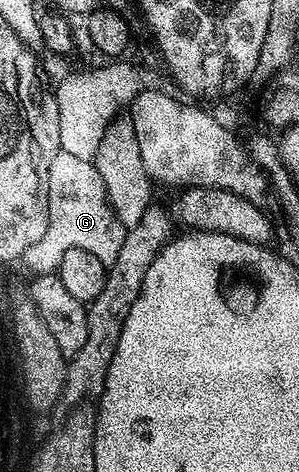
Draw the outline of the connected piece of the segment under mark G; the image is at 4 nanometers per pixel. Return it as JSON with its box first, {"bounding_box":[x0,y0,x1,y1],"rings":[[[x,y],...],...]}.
{"bounding_box":[23,151,123,268],"rings":[[[59,151],[47,171],[47,184],[59,194],[49,210],[44,236],[23,254],[25,268],[31,264],[31,254],[59,254],[64,259],[65,252],[71,248],[85,248],[99,256],[105,264],[115,261],[123,243],[122,237],[115,232],[117,222],[115,212],[107,197],[106,186],[90,160],[77,158],[65,151]]]}

